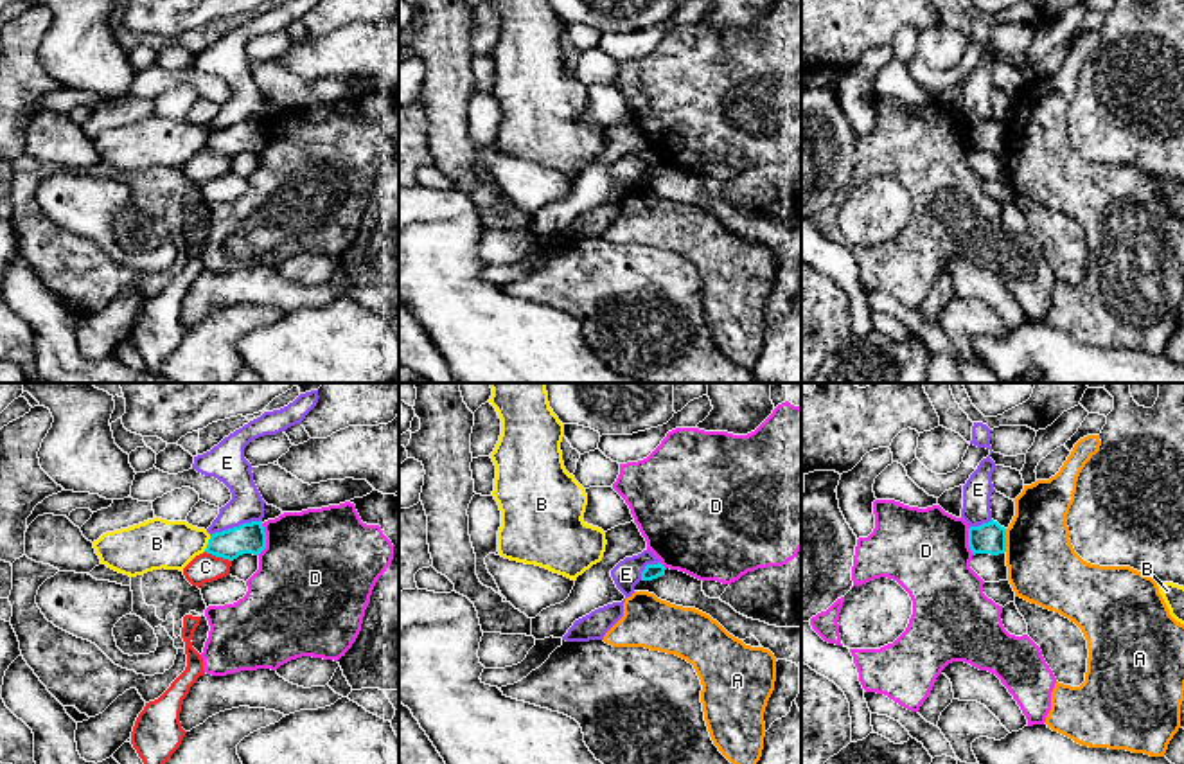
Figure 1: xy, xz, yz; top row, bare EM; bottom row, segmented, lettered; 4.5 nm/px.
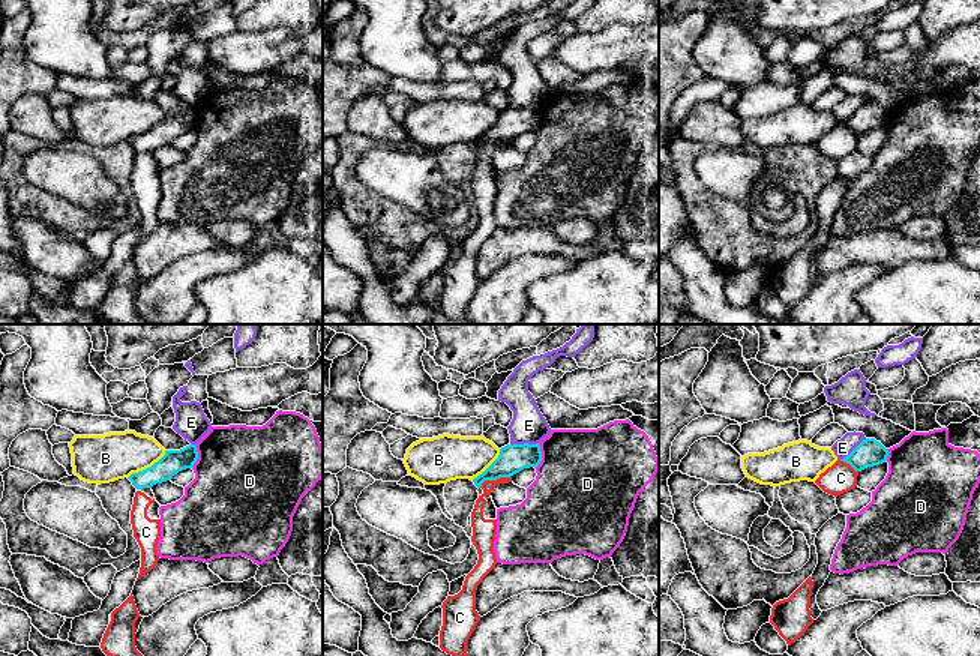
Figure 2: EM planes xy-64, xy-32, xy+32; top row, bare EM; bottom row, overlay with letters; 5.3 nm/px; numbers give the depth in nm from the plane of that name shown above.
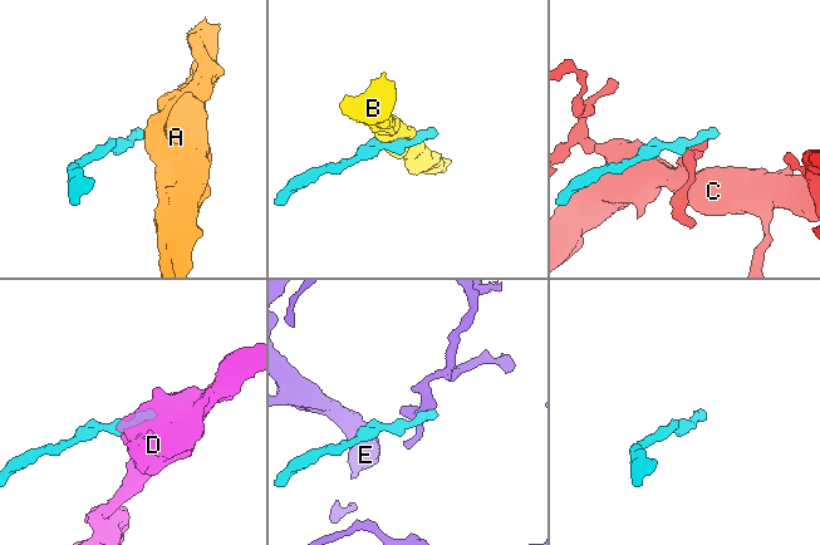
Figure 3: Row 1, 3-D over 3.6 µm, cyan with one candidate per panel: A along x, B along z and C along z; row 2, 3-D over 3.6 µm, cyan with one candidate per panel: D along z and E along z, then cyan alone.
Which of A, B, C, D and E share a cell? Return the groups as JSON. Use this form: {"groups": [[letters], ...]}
{"groups": [["A"], ["B"], ["C"], ["D"], ["E"]]}

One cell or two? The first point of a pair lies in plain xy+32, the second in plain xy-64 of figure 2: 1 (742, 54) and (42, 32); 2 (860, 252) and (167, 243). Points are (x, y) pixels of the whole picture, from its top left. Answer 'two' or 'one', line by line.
1: one
2: one

